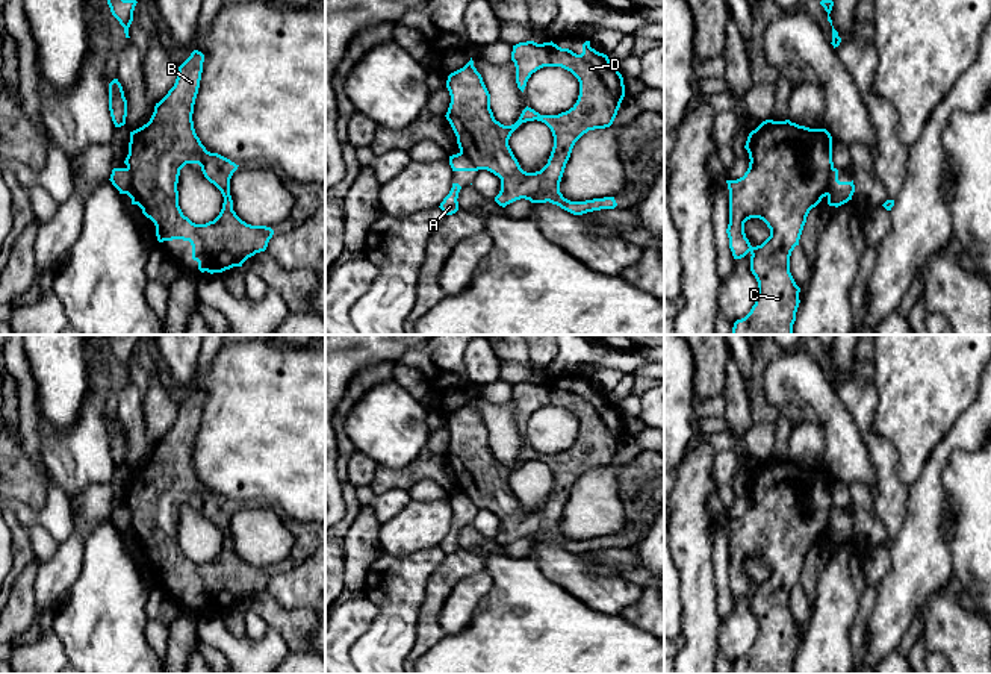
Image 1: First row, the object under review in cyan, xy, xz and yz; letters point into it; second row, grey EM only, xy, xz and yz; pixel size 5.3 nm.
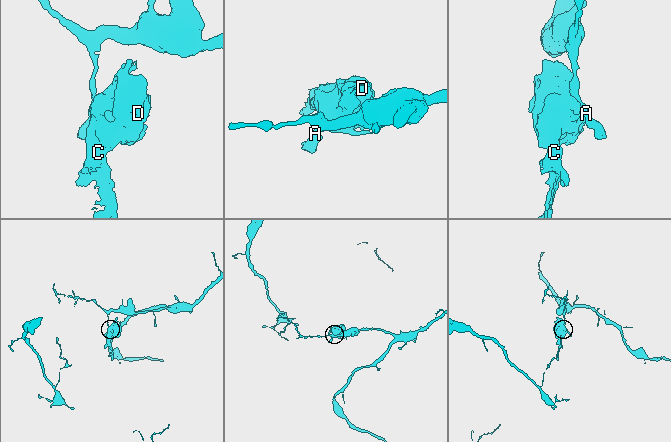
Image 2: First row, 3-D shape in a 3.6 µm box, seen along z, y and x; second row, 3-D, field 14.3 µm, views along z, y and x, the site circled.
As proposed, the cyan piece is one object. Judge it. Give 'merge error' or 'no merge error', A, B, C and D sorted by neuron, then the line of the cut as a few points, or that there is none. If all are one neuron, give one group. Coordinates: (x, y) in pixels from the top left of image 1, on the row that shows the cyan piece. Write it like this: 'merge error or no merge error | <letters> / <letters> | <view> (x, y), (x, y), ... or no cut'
merge error | A / B C D | xy (127, 167), (132, 176), (132, 191), (138, 203)

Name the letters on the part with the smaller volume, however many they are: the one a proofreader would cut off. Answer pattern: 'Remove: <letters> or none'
Remove: B, C, D

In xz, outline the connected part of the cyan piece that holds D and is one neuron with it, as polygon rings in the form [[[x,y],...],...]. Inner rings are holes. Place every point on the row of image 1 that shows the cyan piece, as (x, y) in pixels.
[[[552,41],[519,42],[513,45],[511,61],[522,92],[531,74],[543,67],[561,67],[570,71],[579,82],[576,103],[558,115],[540,115],[527,106],[514,124],[504,126],[493,117],[490,94],[471,58],[446,80],[451,103],[445,117],[457,136],[460,151],[478,170],[487,170],[501,179],[501,191],[495,201],[502,208],[525,198],[531,203],[549,201],[573,215],[614,209],[617,206],[614,197],[570,201],[560,192],[560,182],[575,142],[589,130],[613,124],[625,97],[623,77],[617,67],[607,55],[592,48],[590,41],[582,44],[581,55]],[[534,120],[551,129],[554,147],[540,171],[527,173],[514,158],[508,139],[522,123]]]

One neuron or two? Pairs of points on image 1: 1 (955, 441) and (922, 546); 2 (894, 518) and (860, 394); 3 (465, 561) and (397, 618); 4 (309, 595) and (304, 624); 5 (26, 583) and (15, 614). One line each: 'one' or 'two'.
1: one
2: one
3: two
4: two
5: one

